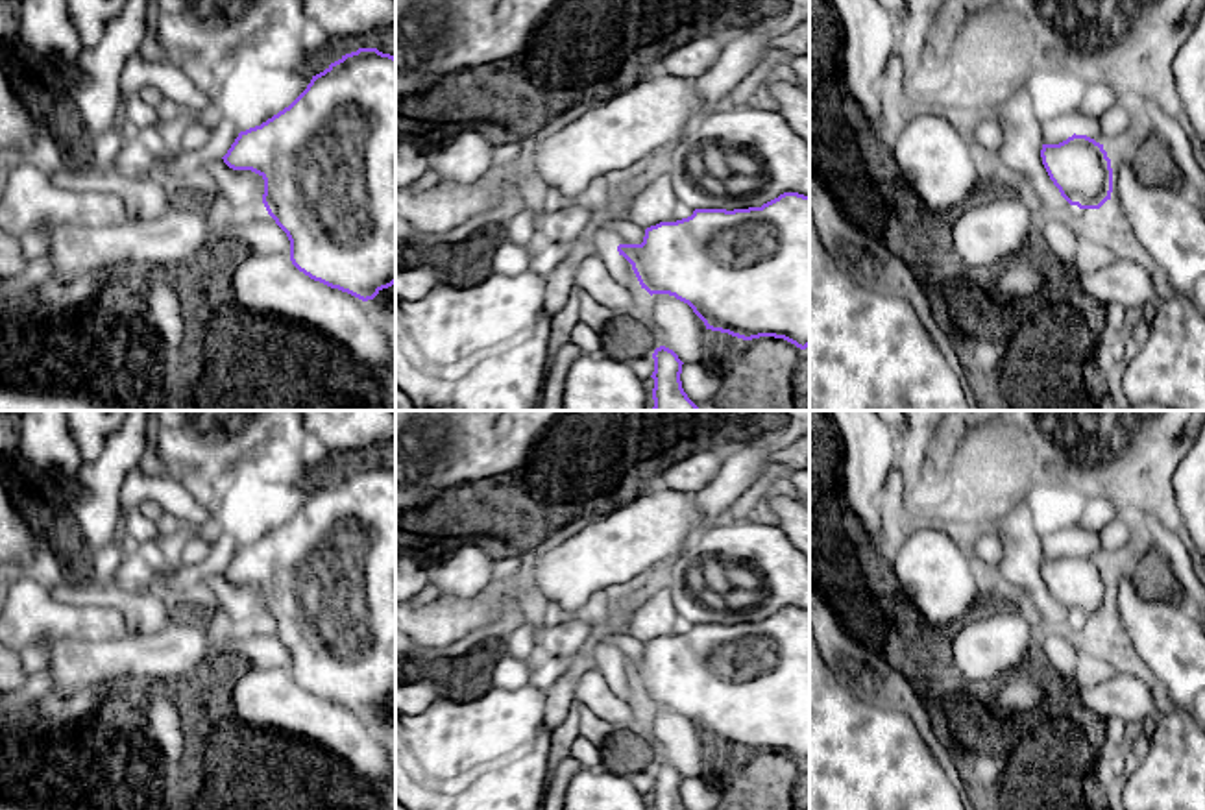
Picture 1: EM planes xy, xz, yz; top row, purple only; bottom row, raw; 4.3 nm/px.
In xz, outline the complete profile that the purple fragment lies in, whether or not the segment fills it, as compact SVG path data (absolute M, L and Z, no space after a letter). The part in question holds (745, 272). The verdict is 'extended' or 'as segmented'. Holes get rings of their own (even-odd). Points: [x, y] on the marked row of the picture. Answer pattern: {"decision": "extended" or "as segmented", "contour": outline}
{"decision": "as segmented", "contour": "M784 192L761 207L695 209L688 218L647 227L641 244L619 244L617 252L632 264L641 288L688 303L706 329L743 340L784 338L800 350L809 346L809 196Z"}

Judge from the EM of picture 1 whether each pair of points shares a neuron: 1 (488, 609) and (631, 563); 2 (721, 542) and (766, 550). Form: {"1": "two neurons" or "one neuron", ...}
{"1": "one neuron", "2": "one neuron"}

